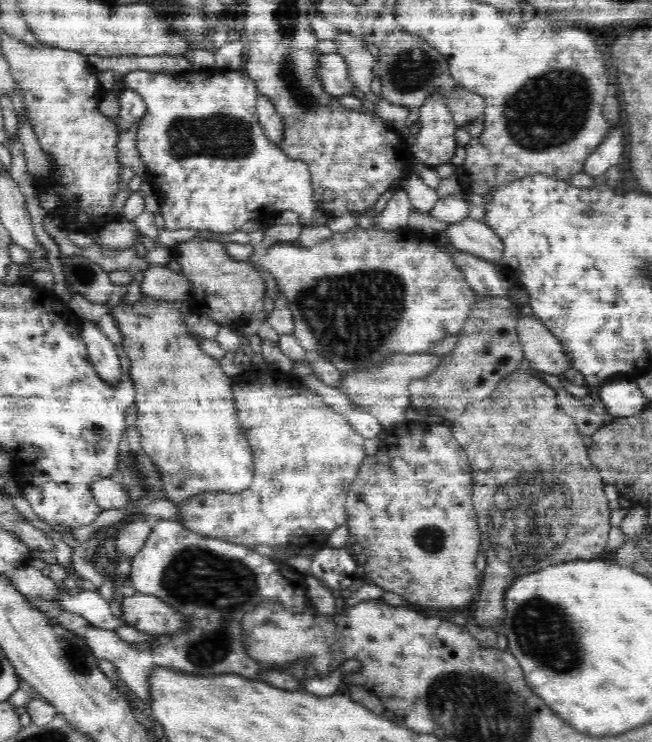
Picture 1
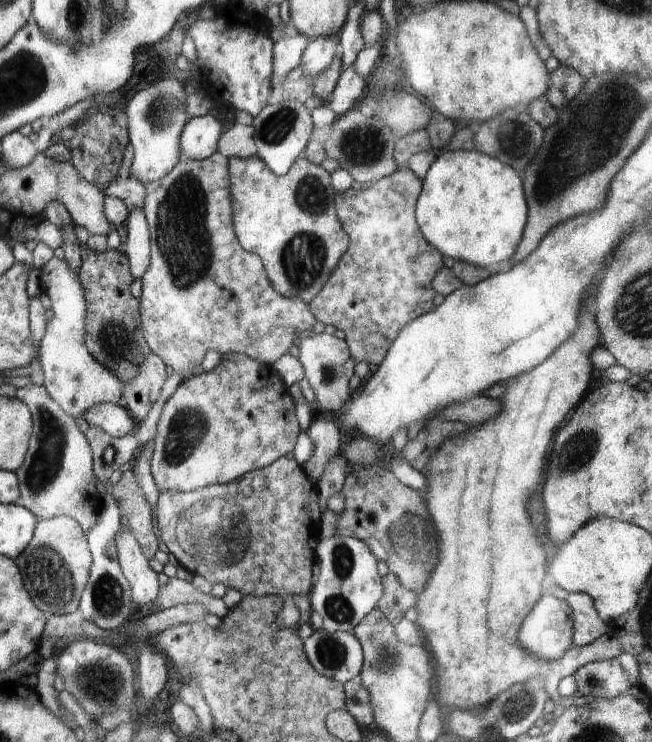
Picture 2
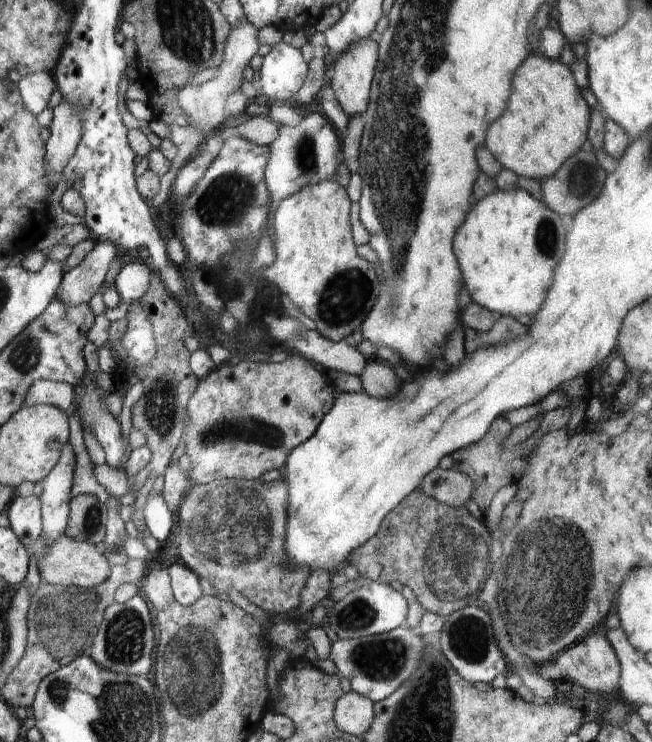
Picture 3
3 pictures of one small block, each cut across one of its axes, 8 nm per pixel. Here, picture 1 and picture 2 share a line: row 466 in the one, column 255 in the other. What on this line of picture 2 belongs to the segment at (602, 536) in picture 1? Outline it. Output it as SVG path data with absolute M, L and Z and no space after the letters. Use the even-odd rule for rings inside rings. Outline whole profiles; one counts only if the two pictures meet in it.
M292 455L277 458L270 466L247 472L226 484L187 493L162 491L154 513L161 547L172 552L182 567L193 575L202 576L214 587L222 585L227 590L234 588L242 595L280 595L285 599L298 594L308 595L312 590L312 556L316 544L310 542L308 552L308 540L314 540L314 536L318 540L322 534L320 504L316 486Z

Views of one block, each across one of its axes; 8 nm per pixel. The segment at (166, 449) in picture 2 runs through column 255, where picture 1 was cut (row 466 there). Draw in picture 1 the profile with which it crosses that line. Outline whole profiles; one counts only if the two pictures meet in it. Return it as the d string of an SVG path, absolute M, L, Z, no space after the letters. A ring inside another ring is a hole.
M408 421L385 430L376 454L367 456L352 481L345 500L351 535L363 548L367 560L359 573L385 591L408 600L407 606L422 610L454 609L467 611L481 585L476 556L481 546L477 514L473 507L473 476L466 452L454 437L449 424Z

